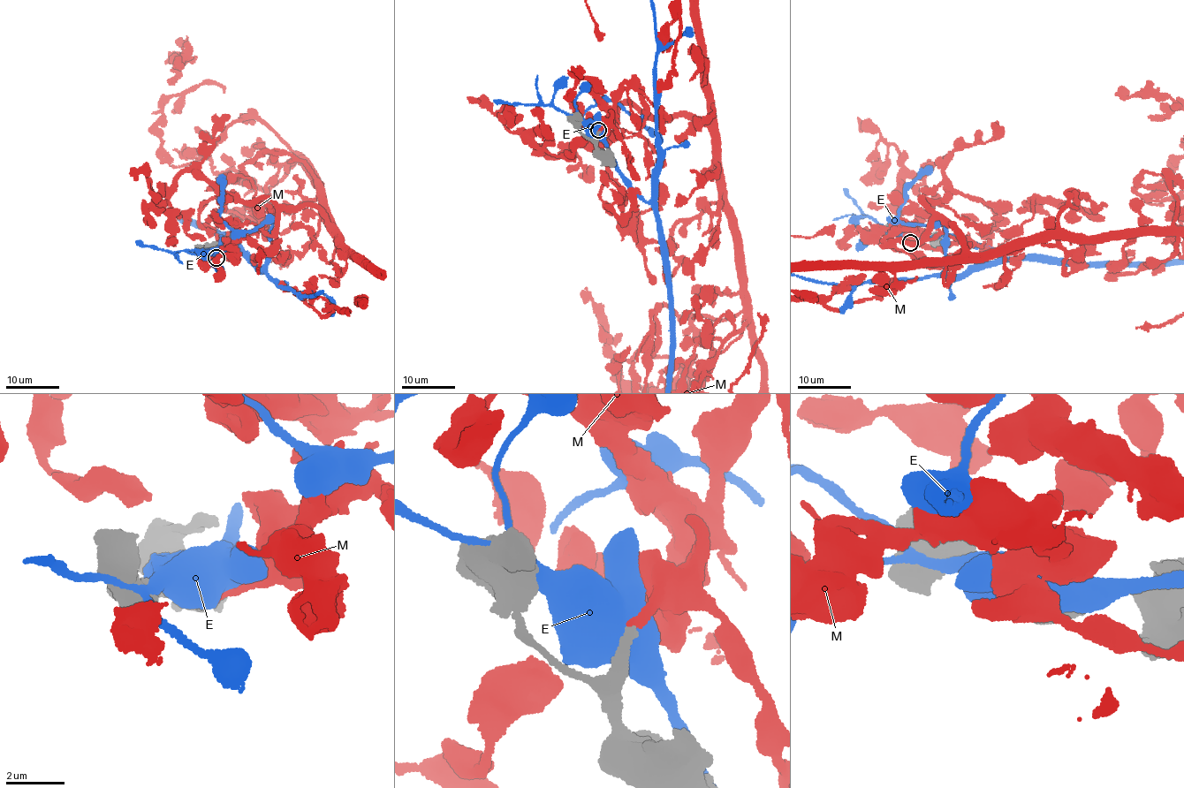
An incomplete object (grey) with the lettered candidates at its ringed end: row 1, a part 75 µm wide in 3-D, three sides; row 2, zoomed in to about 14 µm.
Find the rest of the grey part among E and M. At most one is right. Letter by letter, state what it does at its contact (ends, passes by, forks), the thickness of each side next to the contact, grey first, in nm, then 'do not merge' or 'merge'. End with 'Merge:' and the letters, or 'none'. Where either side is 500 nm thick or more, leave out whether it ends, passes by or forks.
E: 320 nm thick on the grey side, 900 nm on the other; do not merge
M: it ends there; 300 nm thick on the grey side, 280 nm on the other; merge
Merge: M

